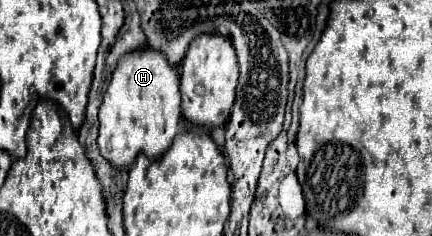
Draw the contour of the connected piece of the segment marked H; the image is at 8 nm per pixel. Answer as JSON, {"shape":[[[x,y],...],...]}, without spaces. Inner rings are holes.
{"shape":[[[142,48],[130,52],[130,56],[122,56],[118,68],[112,72],[98,116],[100,152],[116,168],[130,166],[138,152],[144,152],[150,158],[160,158],[178,134],[178,122],[182,116],[180,76],[176,68],[166,60],[166,56],[162,56],[162,52],[152,48]]]}

